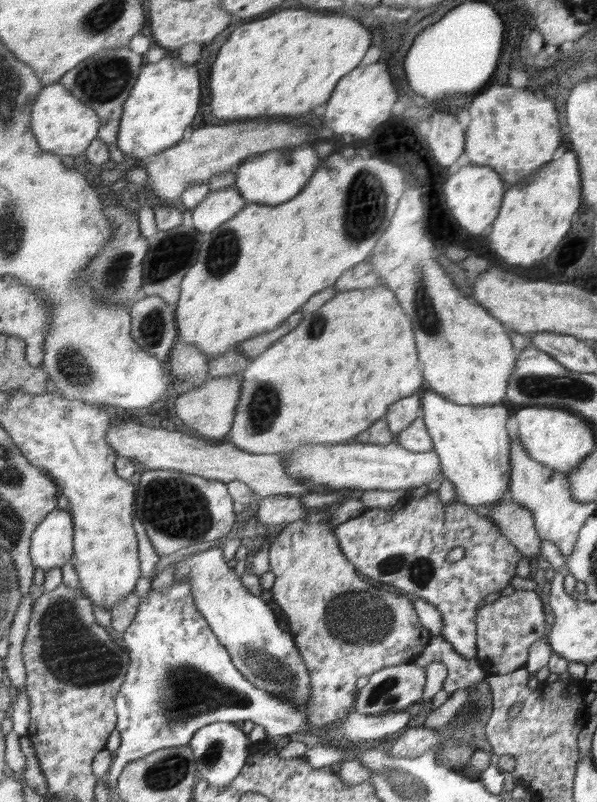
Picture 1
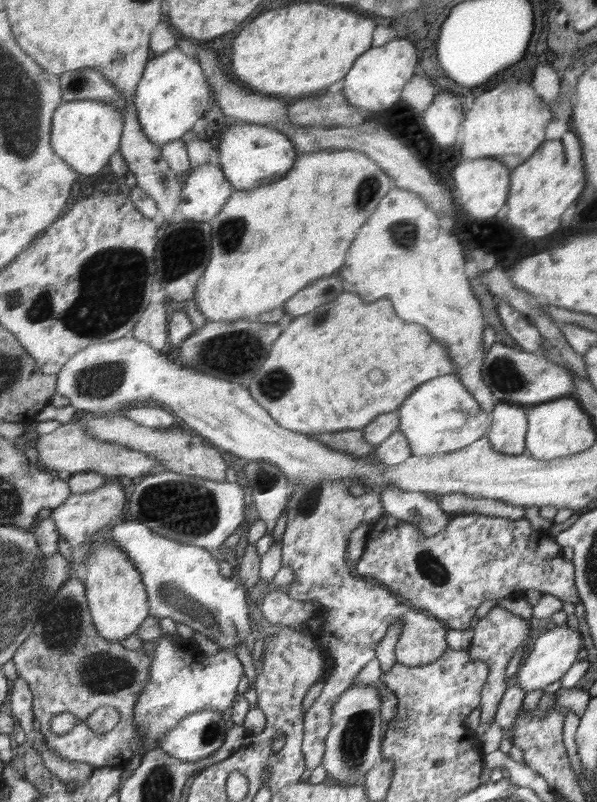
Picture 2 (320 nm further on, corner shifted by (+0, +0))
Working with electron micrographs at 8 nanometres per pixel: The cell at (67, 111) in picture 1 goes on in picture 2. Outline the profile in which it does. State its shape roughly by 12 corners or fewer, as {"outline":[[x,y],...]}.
{"outline":[[98,100],[56,109],[54,153],[84,176],[120,150],[124,119]]}

